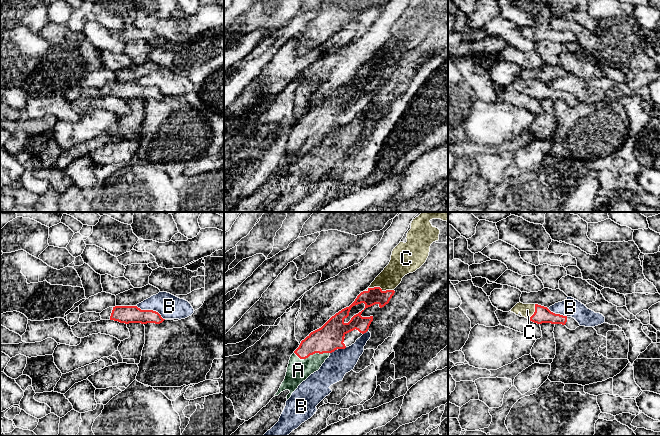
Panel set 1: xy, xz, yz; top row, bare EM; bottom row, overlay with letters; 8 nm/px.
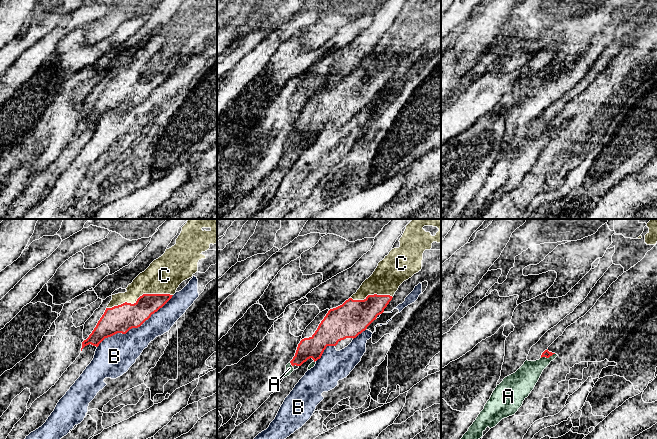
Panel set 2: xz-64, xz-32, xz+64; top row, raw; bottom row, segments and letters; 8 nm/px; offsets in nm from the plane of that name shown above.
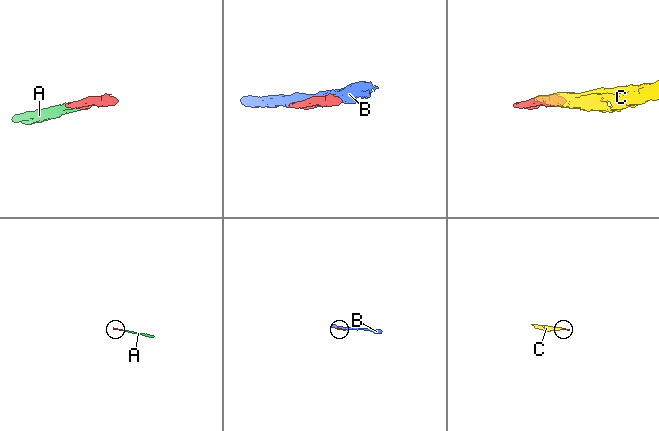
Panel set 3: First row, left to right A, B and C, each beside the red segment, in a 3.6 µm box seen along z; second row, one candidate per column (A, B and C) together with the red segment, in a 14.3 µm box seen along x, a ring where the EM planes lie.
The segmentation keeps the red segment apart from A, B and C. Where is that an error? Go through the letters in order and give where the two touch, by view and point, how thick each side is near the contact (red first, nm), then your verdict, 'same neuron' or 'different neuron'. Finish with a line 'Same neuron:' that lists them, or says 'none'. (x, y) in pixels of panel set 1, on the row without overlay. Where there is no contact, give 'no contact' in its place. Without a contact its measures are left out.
A: meets red in xz at (316, 128); 220 nm thick on the red side, 180 nm on the other; same neuron
B: meets red in xy at (150, 86); 140 nm thick on the red side, 190 nm on the other; different neuron
C: meets red in xz at (379, 63); 130 nm thick on the red side, 180 nm on the other; same neuron
Same neuron: A, C

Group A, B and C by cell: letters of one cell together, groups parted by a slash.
A C / B

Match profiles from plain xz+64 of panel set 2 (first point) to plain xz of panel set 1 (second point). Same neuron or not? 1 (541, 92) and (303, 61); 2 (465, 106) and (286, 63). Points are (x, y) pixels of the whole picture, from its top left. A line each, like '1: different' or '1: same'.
1: different
2: same

